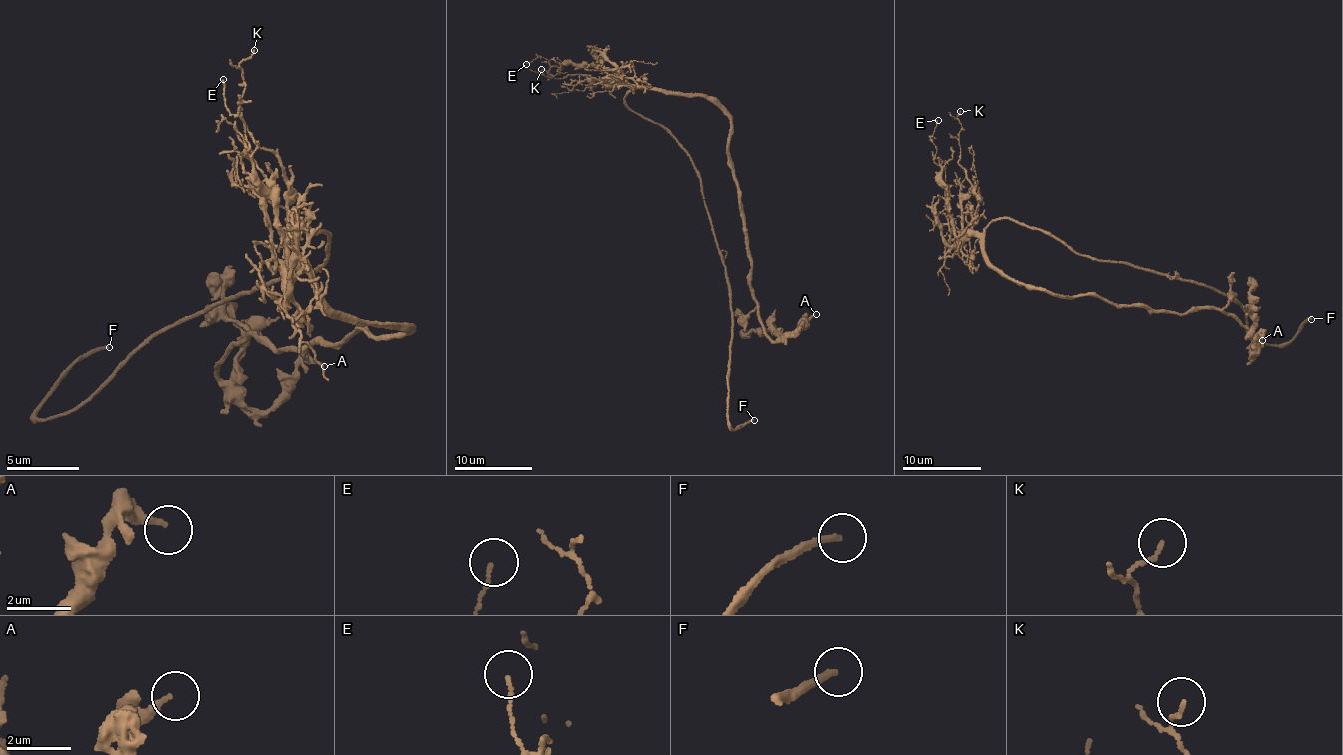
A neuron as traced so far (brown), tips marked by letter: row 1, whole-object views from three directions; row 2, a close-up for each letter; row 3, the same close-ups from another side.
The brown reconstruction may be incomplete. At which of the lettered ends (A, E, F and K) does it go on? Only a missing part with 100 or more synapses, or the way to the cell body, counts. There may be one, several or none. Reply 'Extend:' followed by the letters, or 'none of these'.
Extend: F

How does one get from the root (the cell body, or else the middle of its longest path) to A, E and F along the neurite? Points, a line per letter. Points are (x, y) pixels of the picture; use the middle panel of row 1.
A: (628, 106), (627, 94), (639, 88), (705, 95), (724, 112), (758, 314), (768, 336), (782, 341), (816, 314)
E: (628, 106), (625, 94), (629, 87), (614, 81), (597, 68), (561, 63), (542, 57), (526, 64)
F: (628, 106), (667, 131), (702, 184), (732, 307), (727, 419), (735, 430), (754, 420)

